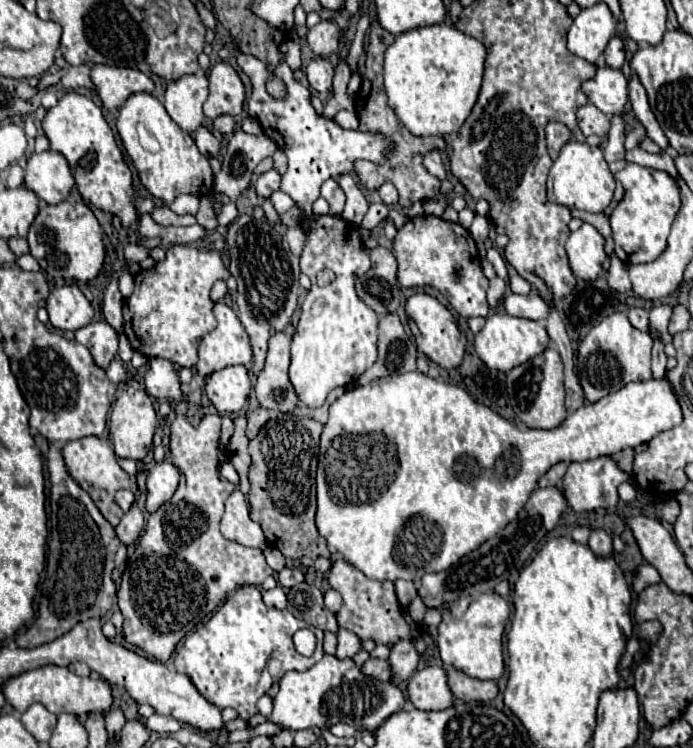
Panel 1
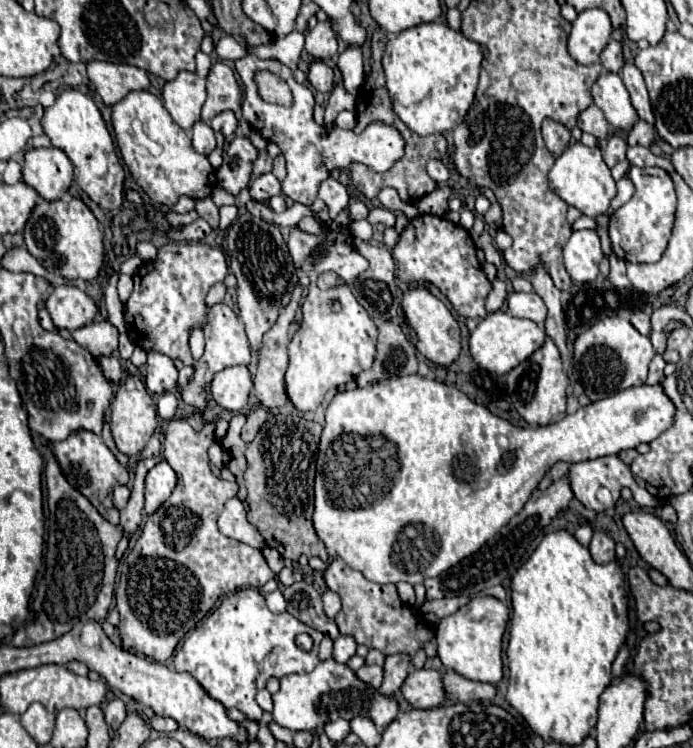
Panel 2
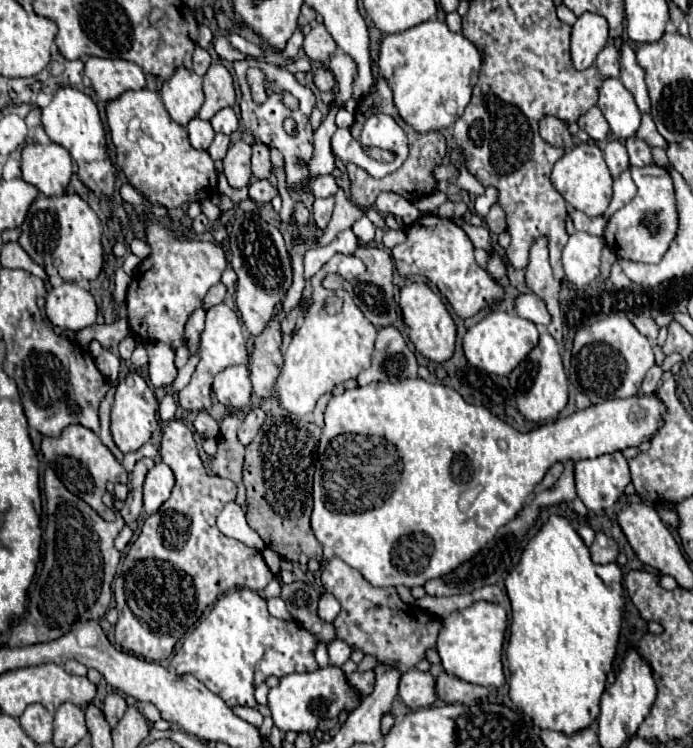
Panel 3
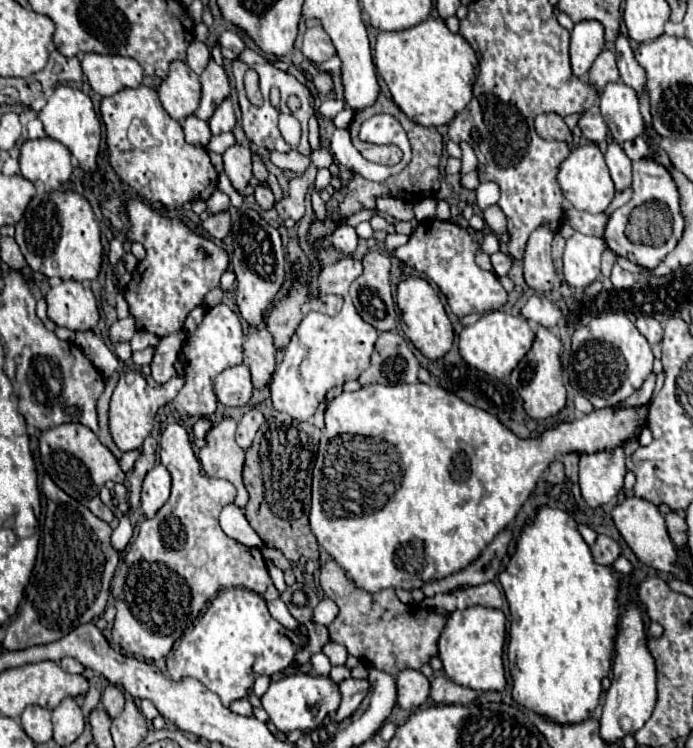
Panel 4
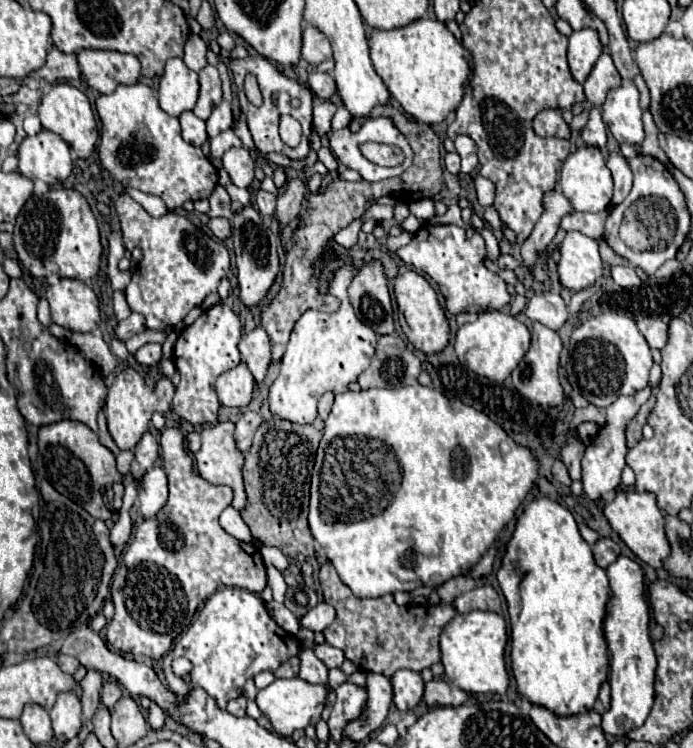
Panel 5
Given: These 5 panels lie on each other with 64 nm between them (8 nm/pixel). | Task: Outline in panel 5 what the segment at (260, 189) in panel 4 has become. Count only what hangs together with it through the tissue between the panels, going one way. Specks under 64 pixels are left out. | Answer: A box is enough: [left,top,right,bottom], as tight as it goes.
[256,190,276,214]

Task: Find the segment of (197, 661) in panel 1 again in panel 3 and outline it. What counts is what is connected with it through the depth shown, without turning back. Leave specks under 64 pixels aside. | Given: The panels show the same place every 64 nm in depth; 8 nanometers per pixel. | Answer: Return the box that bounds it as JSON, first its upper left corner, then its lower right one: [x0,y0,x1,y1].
[172,588,318,710]

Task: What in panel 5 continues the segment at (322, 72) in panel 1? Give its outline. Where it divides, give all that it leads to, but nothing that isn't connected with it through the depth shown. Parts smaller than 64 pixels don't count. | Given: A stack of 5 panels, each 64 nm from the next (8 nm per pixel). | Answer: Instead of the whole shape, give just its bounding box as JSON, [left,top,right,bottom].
[308,72,336,100]

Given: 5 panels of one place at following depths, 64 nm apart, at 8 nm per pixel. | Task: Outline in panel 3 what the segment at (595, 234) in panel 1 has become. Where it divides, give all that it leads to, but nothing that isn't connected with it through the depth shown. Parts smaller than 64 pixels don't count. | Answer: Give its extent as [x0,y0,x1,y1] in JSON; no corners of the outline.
[562,232,604,288]

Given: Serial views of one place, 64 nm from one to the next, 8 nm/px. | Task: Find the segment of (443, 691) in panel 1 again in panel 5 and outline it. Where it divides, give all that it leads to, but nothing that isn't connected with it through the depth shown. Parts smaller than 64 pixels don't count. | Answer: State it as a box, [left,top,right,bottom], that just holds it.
[392,670,424,710]

